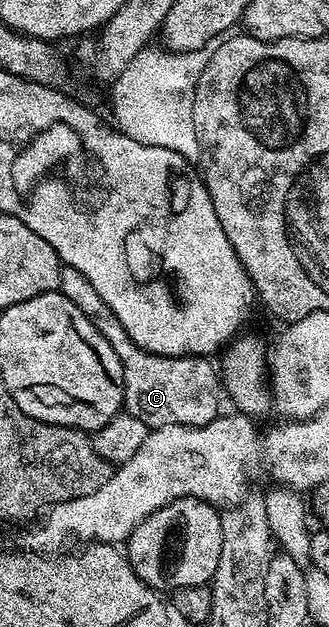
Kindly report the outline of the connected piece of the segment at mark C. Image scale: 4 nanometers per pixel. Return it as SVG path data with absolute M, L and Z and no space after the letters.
M65 267L62 272L60 293L68 296L80 312L84 312L96 324L100 336L112 344L116 356L120 356L120 364L124 368L124 410L125 413L136 416L147 428L156 426L203 426L219 417L218 397L223 397L224 390L220 385L220 374L209 357L187 356L184 358L169 358L159 354L150 354L141 350L130 339L128 332L116 320L116 316L100 300L96 288L88 284L88 280L76 268Z

